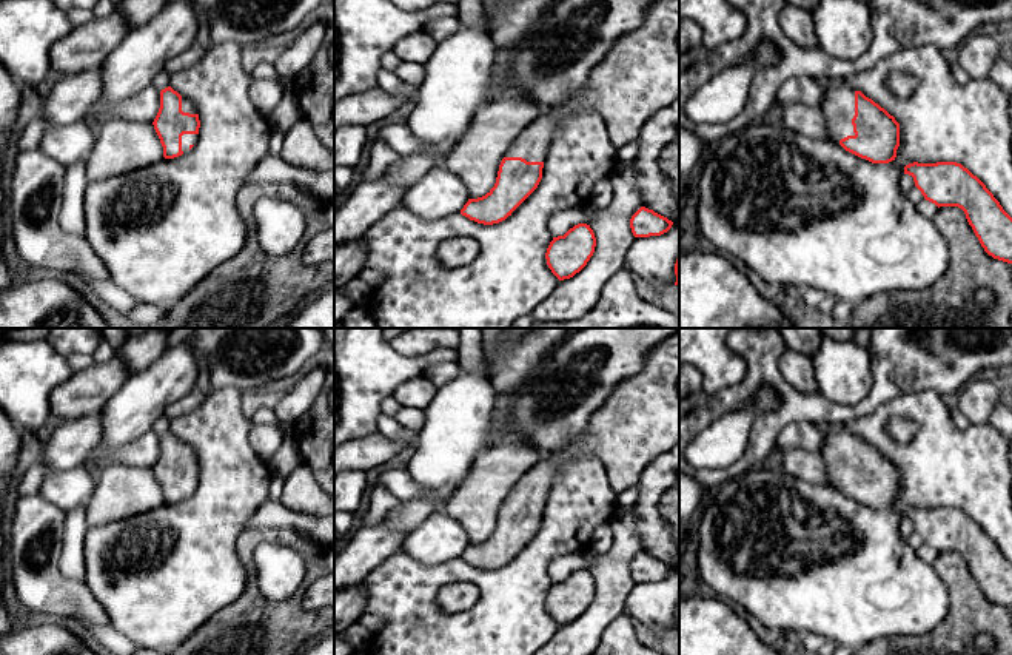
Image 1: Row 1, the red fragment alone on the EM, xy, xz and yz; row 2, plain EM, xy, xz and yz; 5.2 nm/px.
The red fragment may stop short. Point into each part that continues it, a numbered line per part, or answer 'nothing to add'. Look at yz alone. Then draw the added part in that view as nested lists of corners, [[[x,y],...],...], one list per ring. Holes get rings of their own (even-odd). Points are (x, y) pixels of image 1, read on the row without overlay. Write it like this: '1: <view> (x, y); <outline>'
1: yz (838, 452); [[[847,427],[829,428],[821,450],[832,487],[855,481],[855,435]]]

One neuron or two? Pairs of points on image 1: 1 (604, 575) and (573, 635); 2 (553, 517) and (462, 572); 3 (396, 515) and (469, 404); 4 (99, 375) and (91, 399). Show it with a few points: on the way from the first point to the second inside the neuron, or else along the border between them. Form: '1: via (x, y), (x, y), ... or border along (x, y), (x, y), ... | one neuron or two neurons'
1: via (604, 591), (604, 606), (589, 621) | one neuron
2: via (544, 544), (512, 577), (490, 577) | one neuron
3: via (428, 501), (439, 489), (439, 464), (453, 436) | one neuron
4: via (99, 381), (91, 389), (91, 393) | one neuron

